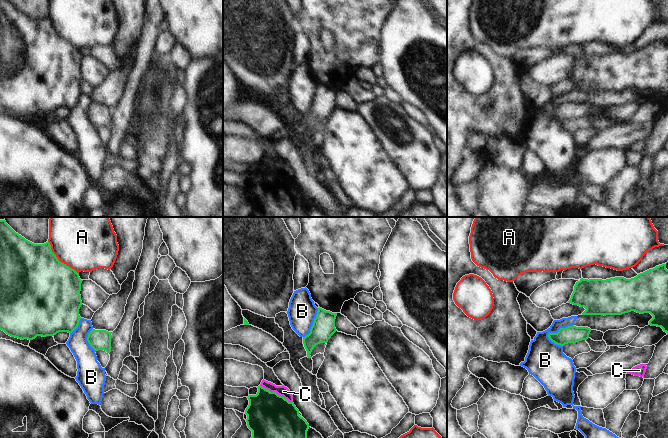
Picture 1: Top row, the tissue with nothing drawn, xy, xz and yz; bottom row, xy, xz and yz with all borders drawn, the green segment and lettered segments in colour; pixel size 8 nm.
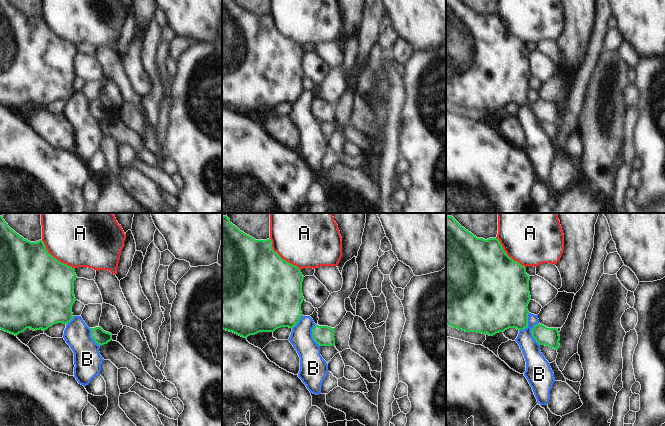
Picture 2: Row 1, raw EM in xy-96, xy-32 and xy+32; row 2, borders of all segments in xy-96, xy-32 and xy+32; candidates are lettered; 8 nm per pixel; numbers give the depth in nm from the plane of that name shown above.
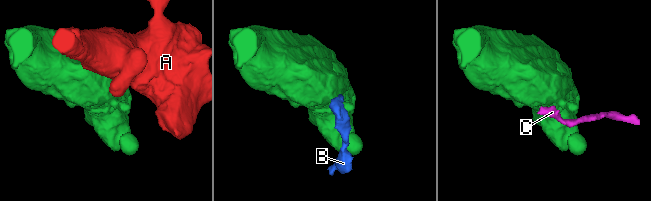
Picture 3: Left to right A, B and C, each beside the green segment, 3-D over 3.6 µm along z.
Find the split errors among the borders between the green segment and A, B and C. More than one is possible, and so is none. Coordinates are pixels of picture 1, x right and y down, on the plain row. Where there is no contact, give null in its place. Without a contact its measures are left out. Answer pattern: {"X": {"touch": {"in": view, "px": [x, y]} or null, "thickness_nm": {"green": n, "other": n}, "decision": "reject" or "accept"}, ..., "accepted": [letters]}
{"A": {"touch": {"in": "xy", "px": [58, 36]}, "thickness_nm": {"green": 500, "other": 380}, "decision": "reject"}, "B": {"touch": {"in": "yz", "px": [559, 106]}, "thickness_nm": {"green": 140, "other": 280}, "decision": "reject"}, "C": {"touch": {"in": "xz", "px": [275, 168]}, "thickness_nm": {"green": 400, "other": 80}, "decision": "reject"}, "accepted": []}

